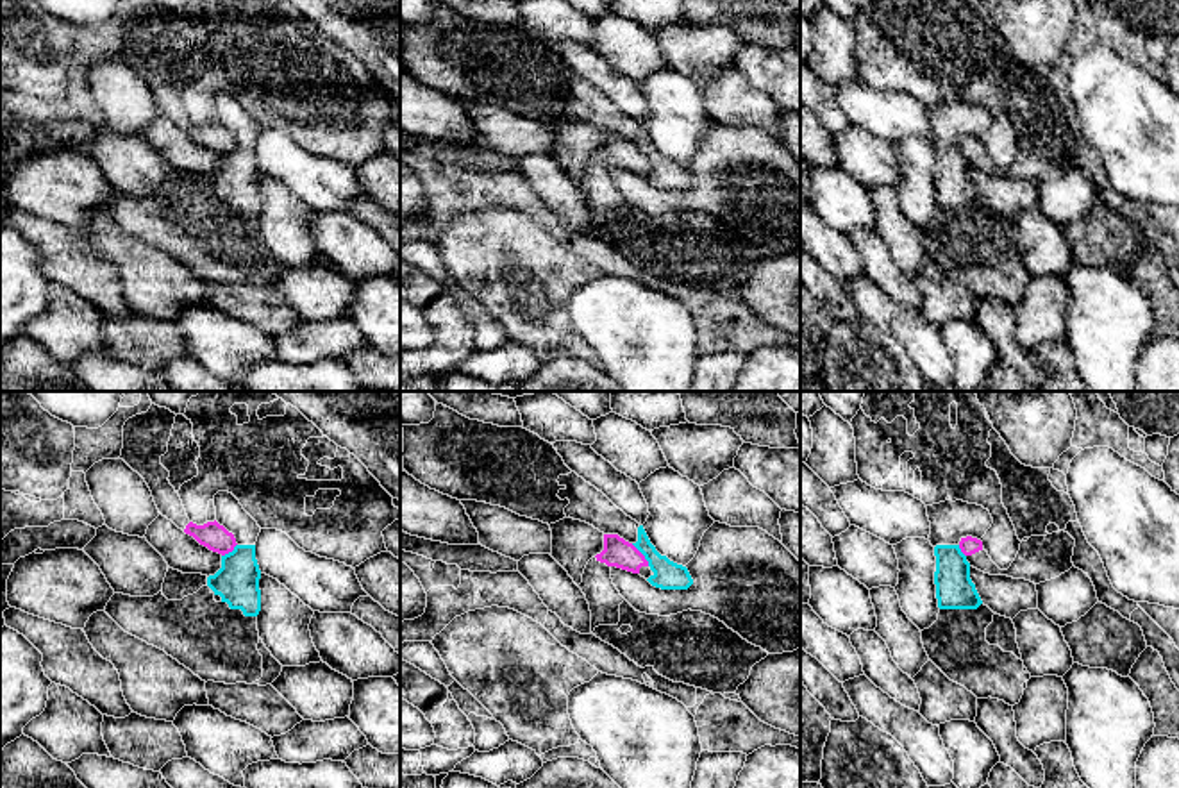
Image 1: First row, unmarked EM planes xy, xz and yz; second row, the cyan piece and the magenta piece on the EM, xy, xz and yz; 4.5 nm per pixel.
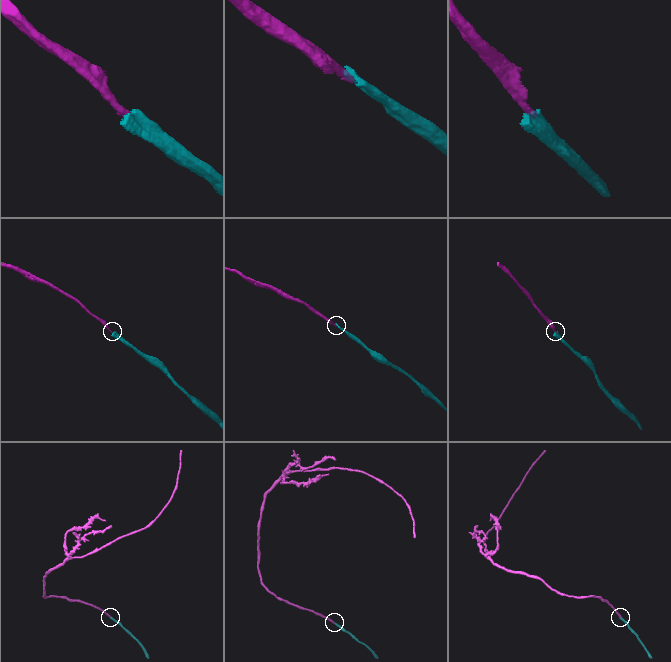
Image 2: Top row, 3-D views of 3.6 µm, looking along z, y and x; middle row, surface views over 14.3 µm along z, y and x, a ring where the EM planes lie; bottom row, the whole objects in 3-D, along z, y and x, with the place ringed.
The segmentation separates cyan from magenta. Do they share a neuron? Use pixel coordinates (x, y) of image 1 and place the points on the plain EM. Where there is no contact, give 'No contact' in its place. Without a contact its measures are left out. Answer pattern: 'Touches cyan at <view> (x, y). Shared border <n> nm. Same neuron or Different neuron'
Touches cyan at xz (642, 152). Shared border 130 nm. Different neuron

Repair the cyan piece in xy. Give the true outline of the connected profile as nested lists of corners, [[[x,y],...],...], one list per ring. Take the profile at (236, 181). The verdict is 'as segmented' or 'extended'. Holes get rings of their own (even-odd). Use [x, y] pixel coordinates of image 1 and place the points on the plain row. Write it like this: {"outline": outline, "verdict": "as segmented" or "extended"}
{"outline": [[[218,91],[213,100],[216,122],[234,134],[238,145],[222,155],[222,168],[209,177],[182,173],[168,166],[161,191],[168,200],[182,200],[202,186],[209,186],[216,202],[227,202],[230,209],[241,209],[245,216],[257,216],[261,170],[255,159],[255,141],[261,127],[232,93]]], "verdict": "extended"}

